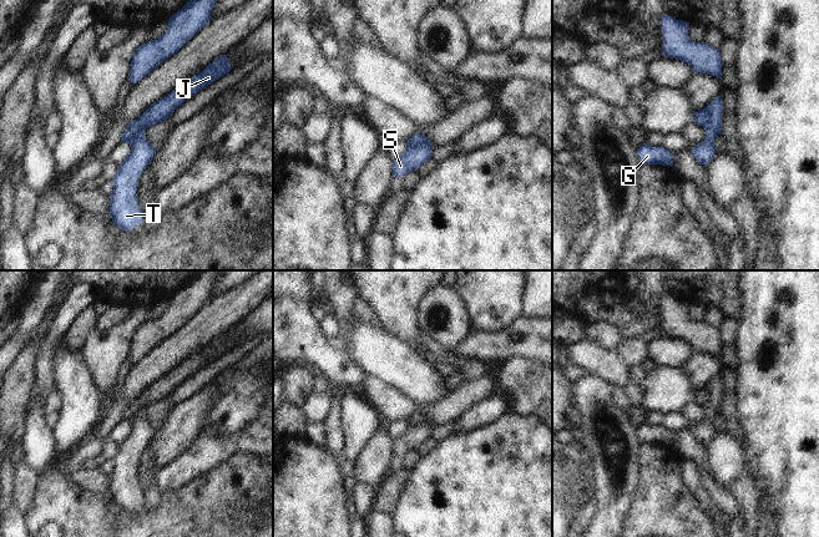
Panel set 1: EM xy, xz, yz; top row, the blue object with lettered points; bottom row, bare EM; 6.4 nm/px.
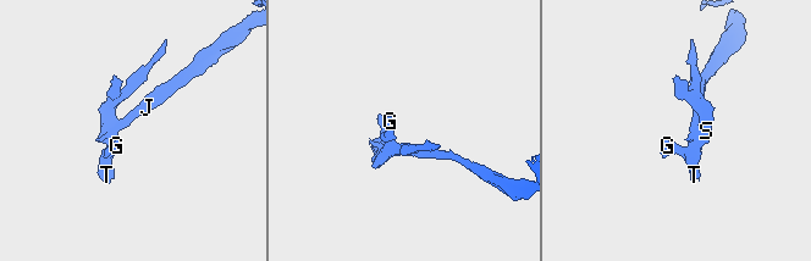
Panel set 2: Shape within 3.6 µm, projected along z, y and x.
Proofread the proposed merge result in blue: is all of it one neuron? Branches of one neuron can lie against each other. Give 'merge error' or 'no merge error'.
merge error

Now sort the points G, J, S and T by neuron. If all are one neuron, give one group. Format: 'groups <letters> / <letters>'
groups G S T / J

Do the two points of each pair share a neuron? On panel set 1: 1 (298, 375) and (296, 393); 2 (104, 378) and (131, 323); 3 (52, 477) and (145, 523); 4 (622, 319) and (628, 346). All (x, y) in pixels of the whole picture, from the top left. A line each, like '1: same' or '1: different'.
1: same
2: same
3: same
4: different

